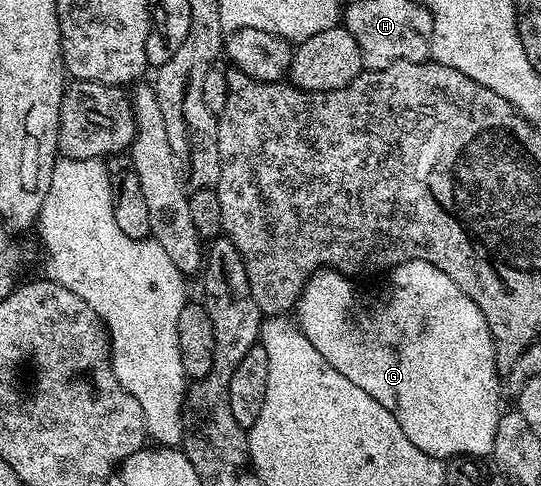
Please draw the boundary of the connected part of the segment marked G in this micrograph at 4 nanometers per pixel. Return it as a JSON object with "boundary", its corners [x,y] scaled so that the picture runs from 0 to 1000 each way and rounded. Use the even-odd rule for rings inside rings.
{"boundary":[[[747,537],[717,564],[719,605],[704,636],[682,646],[660,628],[660,603],[643,568],[621,553],[595,549],[564,580],[545,630],[547,667],[558,685],[627,763],[671,796],[686,821],[708,829],[745,879],[745,895],[789,936],[810,944],[832,940],[902,942],[911,930],[917,879],[926,840],[926,800],[919,794],[919,741],[911,691],[900,673],[893,640],[811,549],[787,537]]]}

